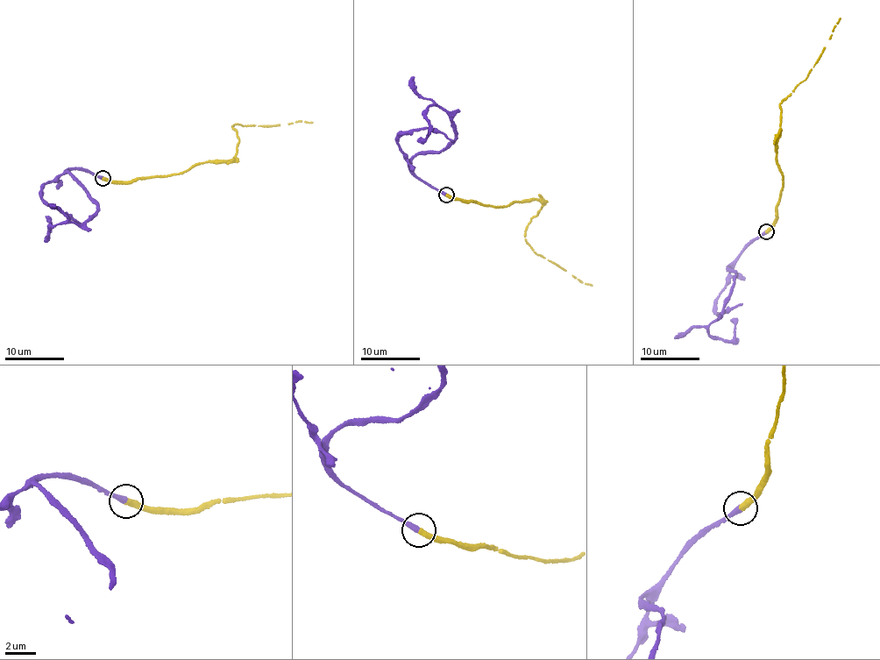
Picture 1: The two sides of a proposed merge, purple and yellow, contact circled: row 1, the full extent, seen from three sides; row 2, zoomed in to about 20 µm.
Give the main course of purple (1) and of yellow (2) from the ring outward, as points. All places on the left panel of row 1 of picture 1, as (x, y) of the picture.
1: (102, 179), (74, 168), (67, 172), (88, 193), (96, 215), (79, 224), (66, 220), (46, 236), (46, 216)
2: (102, 179), (129, 184), (229, 161), (239, 140), (236, 124), (312, 122)

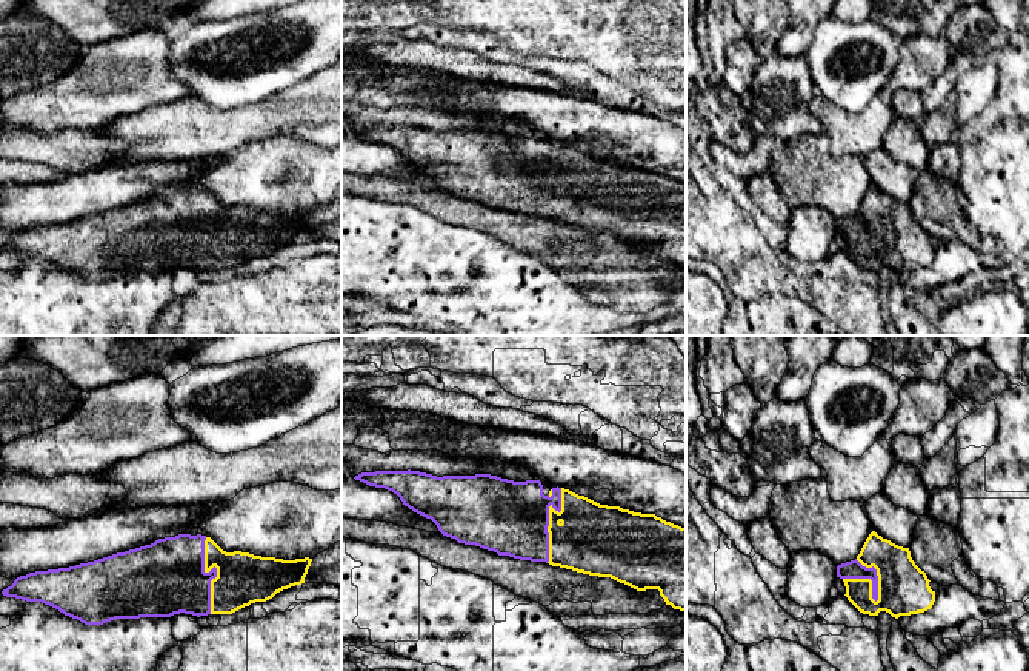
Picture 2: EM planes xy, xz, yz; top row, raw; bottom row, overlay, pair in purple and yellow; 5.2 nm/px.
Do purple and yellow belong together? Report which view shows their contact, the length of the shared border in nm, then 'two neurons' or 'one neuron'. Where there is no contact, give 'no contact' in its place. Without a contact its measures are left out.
yz | 260 nm | one neuron

